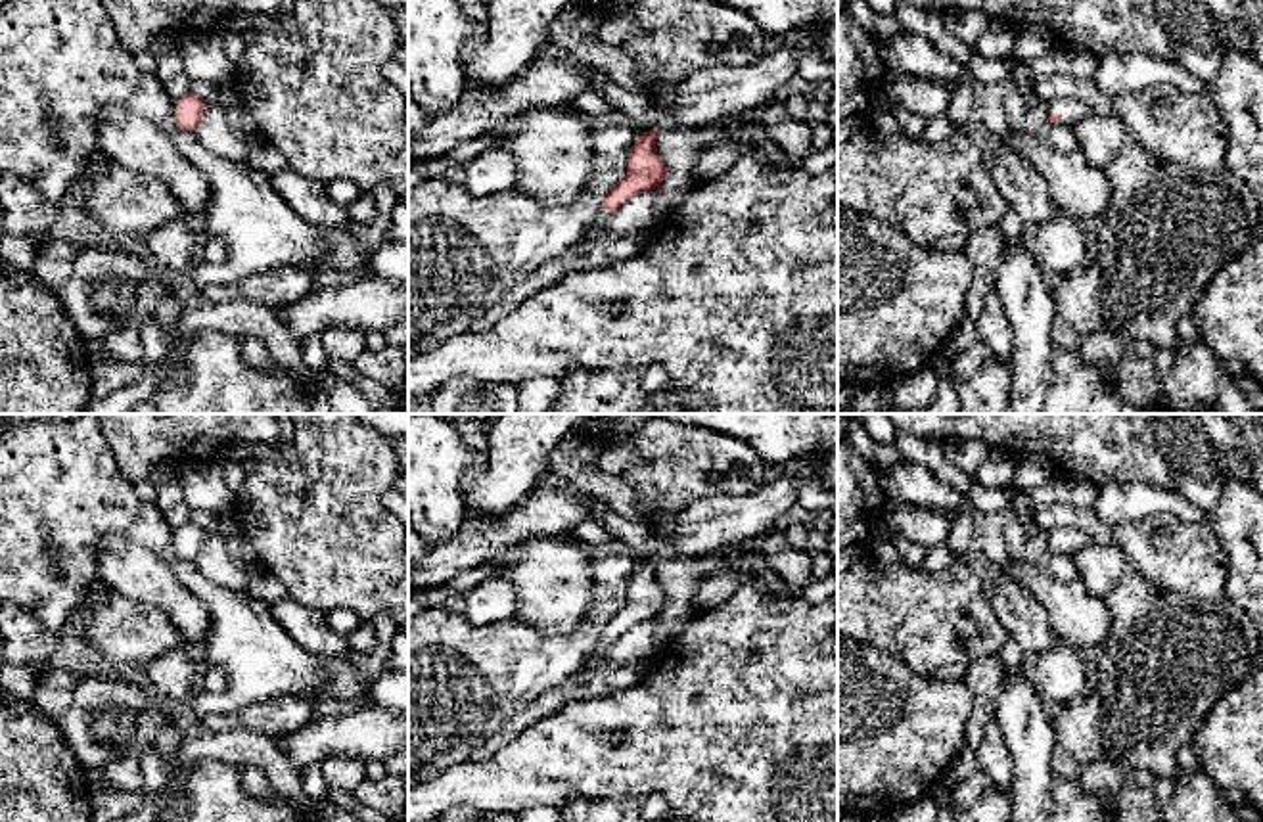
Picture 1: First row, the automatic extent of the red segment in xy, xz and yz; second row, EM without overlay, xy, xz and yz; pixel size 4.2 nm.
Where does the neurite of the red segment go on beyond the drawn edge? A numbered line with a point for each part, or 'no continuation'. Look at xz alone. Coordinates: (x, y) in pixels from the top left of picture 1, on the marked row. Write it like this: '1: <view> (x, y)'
1: xz (602, 217)

